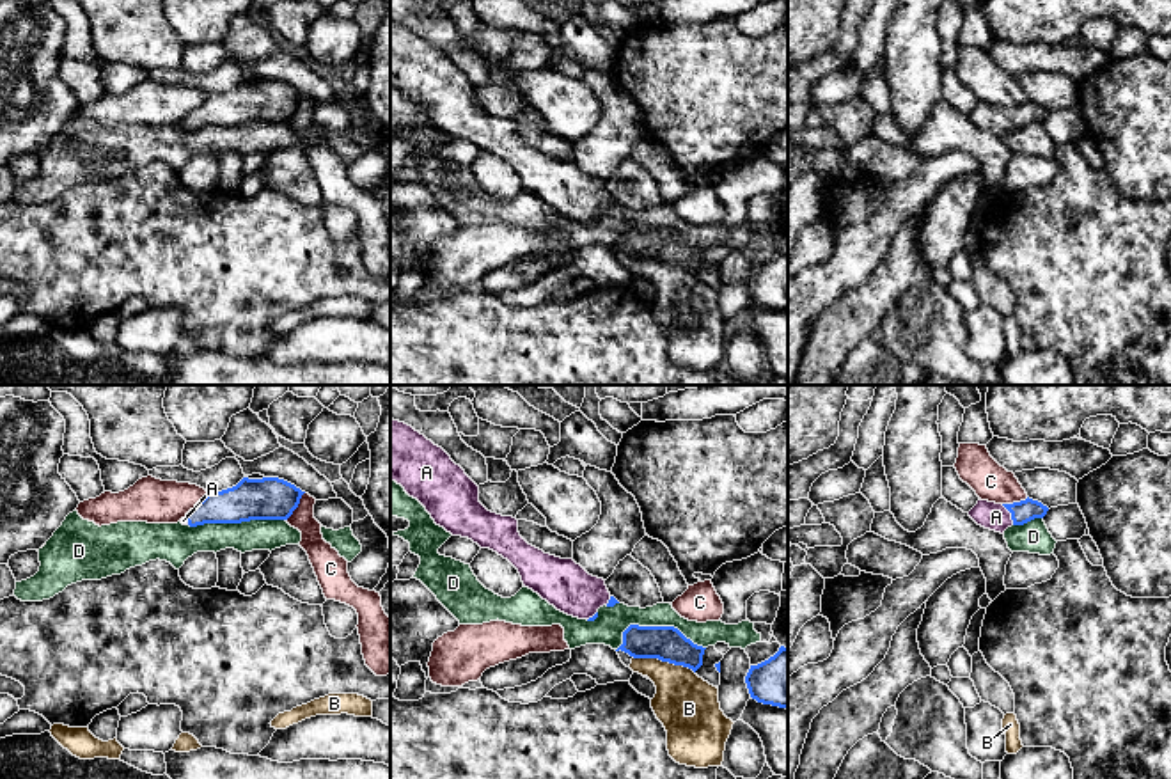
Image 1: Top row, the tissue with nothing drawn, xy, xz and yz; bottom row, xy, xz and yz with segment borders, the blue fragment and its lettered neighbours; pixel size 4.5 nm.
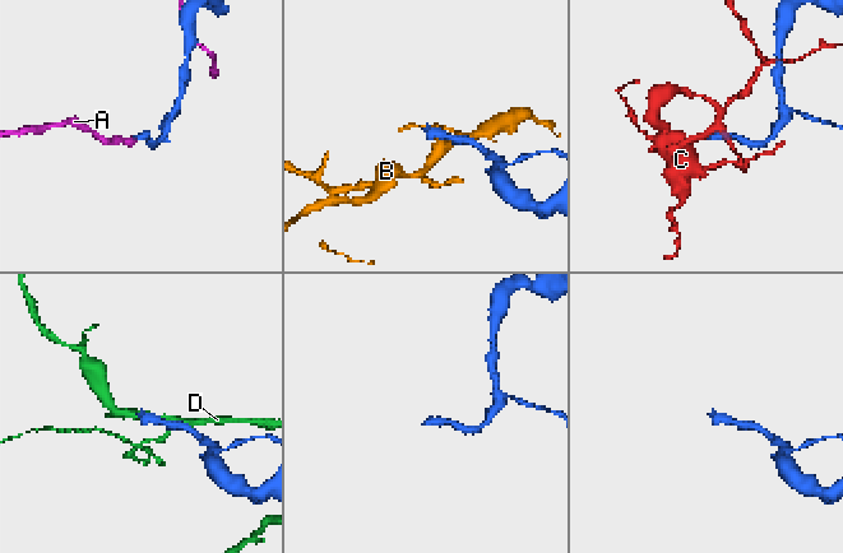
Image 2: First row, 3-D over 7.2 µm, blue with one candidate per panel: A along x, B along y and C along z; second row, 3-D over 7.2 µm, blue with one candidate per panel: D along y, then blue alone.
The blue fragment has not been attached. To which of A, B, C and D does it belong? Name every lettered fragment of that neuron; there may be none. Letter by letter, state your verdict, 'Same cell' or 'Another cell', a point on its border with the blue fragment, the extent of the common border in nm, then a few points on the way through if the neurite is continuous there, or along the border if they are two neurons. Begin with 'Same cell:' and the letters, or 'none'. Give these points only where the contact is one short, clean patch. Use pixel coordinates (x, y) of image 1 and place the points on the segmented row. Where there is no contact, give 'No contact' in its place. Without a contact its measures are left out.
Same cell: A
A: Same cell. Touches blue at yz (1012, 515). Shared border 110 nm
B: Another cell. Touches blue at xz (664, 660). Shared border 280 nm. Boundary: xz (634, 657), (657, 657), (687, 666), (694, 673)
C: Another cell. Touches blue at xy (297, 506). Shared border 160 nm
D: Another cell. Touches blue at xz (655, 627). Shared border 400 nm

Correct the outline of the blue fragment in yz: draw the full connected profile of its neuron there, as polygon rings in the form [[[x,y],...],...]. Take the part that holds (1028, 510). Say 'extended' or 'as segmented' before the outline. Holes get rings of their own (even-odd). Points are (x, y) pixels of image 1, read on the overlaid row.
extended | [[[1029,497],[1013,504],[995,504],[979,499],[969,511],[969,516],[978,525],[1004,534],[1011,525],[1024,525],[1034,518],[1043,518],[1047,511],[1047,506]]]

